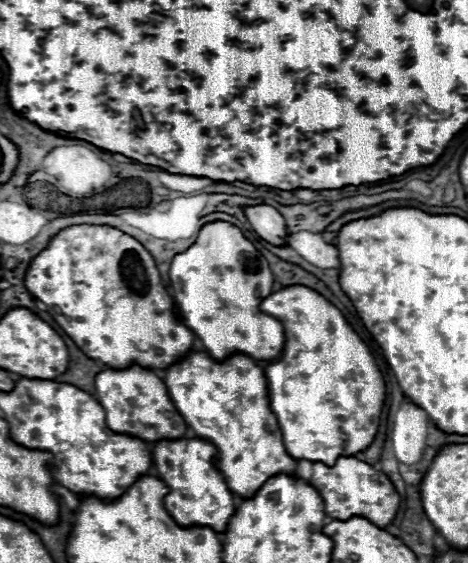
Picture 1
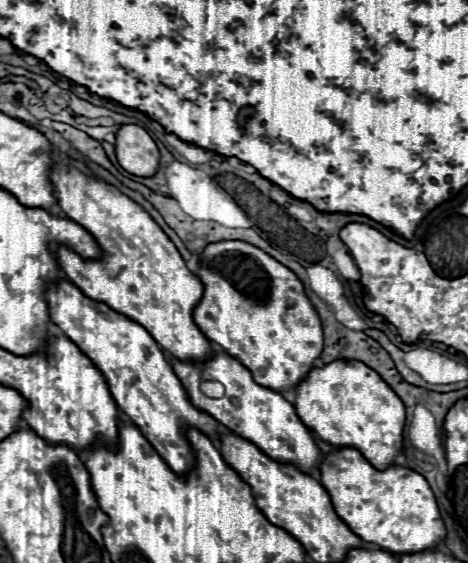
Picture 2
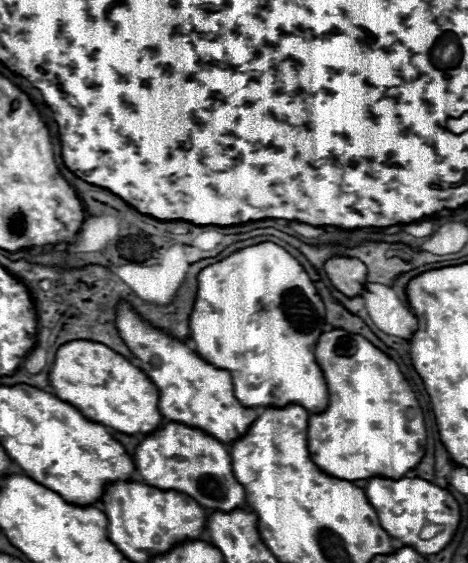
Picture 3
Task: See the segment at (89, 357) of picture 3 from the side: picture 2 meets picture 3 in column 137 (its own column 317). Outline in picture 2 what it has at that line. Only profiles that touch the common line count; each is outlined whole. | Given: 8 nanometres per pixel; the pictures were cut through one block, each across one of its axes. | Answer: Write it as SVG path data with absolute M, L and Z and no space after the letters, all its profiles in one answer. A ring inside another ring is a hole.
M334 360L322 368L312 368L296 386L294 408L300 420L324 442L334 446L352 446L360 450L376 468L388 468L394 462L394 456L402 452L402 430L406 420L404 404L372 368L358 360Z

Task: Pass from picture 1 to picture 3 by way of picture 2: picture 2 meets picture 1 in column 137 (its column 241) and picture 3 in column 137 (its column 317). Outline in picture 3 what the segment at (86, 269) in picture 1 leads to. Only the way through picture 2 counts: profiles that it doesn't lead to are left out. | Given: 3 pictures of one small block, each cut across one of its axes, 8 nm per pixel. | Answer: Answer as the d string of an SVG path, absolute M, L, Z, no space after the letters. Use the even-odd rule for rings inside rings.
M124 300L116 306L116 330L128 350L140 360L140 370L158 388L158 410L166 420L200 428L218 438L222 444L230 444L248 430L258 414L262 414L262 408L244 408L236 400L232 390L232 376L228 370L220 370L204 362L184 342L142 320L138 312L132 310L132 306Z

